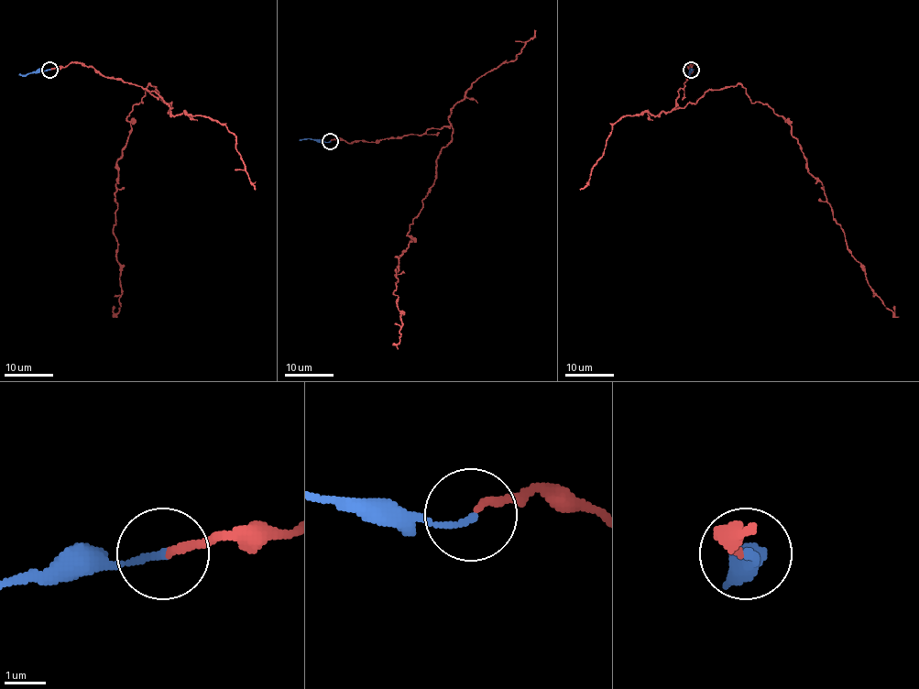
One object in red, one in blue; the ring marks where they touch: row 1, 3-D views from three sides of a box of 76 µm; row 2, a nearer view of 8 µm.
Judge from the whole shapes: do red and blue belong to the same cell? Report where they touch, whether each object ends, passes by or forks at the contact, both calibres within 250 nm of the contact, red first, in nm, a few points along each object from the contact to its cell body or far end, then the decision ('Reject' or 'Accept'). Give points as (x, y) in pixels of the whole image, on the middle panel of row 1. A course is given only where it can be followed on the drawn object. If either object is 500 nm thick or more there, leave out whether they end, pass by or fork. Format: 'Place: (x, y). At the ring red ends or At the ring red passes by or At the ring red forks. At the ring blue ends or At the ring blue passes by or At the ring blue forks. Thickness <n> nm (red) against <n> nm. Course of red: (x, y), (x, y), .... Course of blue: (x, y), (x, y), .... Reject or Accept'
Place: (330, 141). At the ring red ends. At the ring blue ends. Thickness 190 nm (red) against 160 nm. Course of red: (330, 140), (453, 130), (408, 232), (411, 242), (397, 257), (401, 322), (393, 344). Course of blue: (330, 140), (316, 142), (309, 138), (300, 140). Accept

